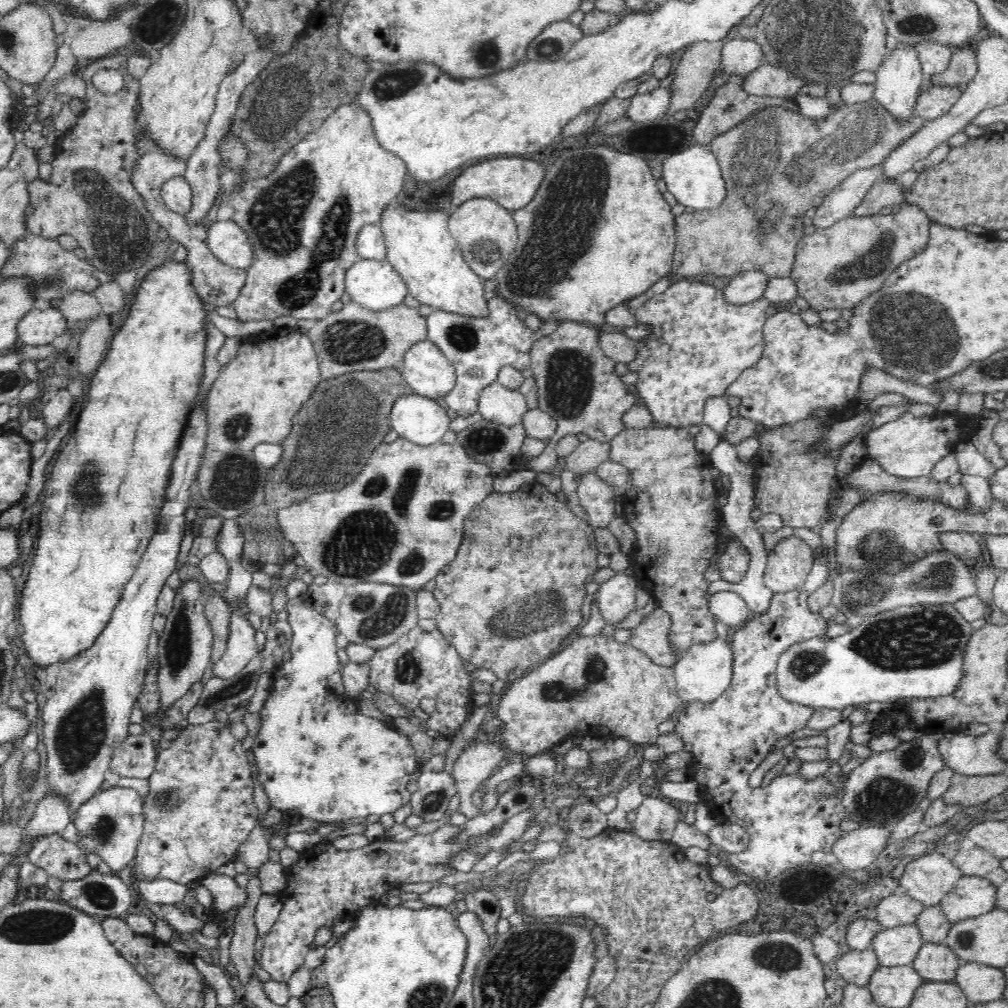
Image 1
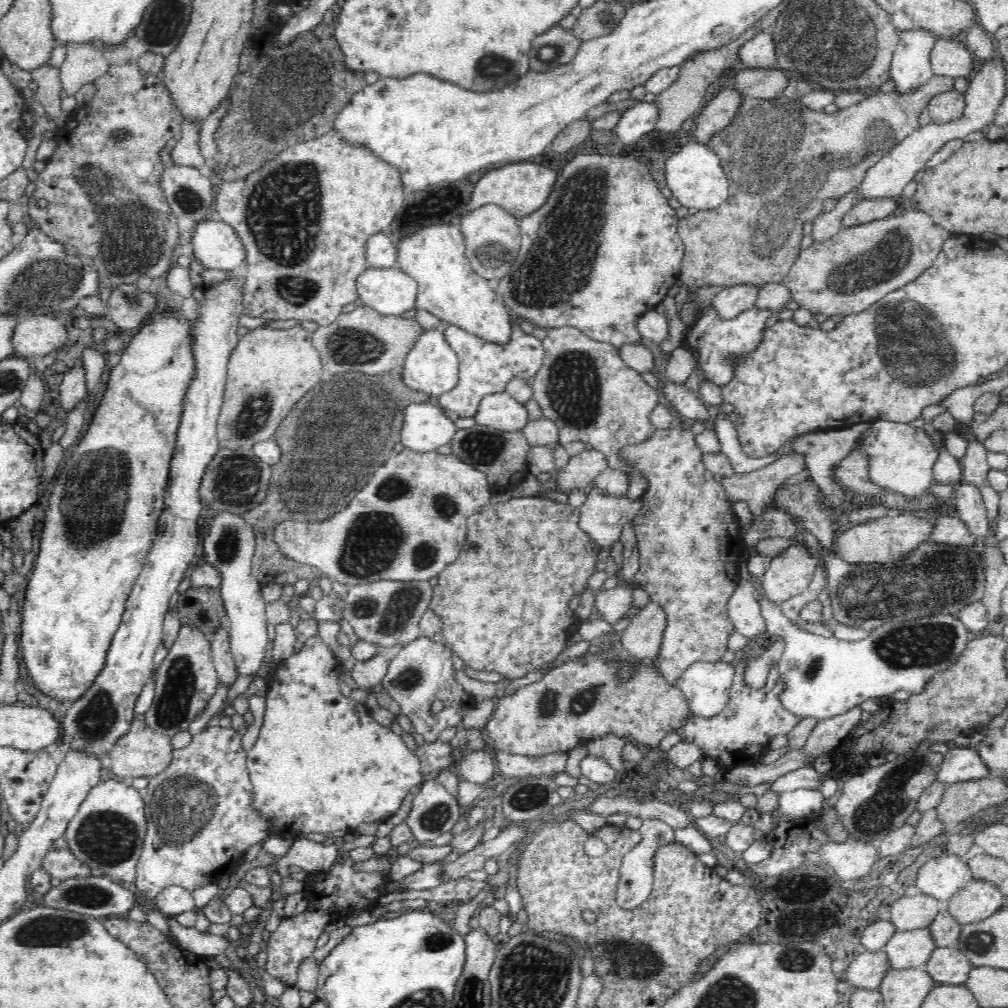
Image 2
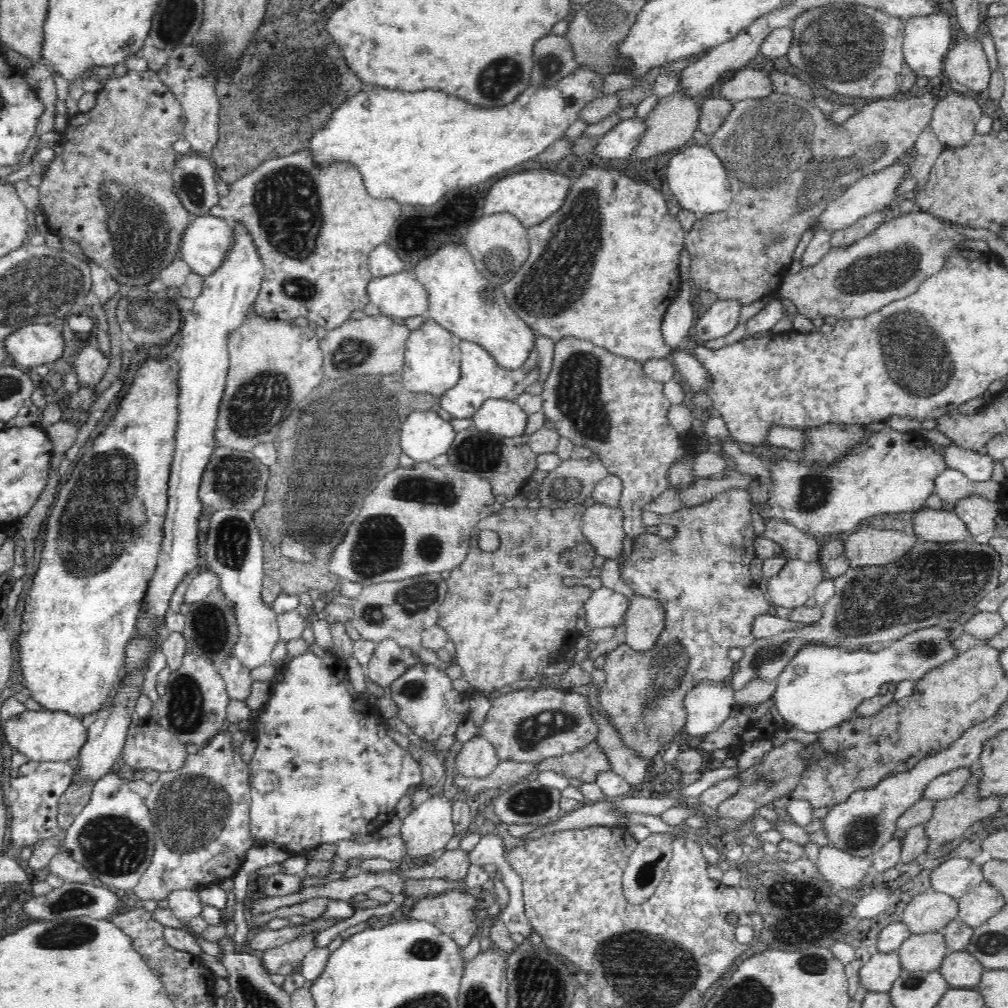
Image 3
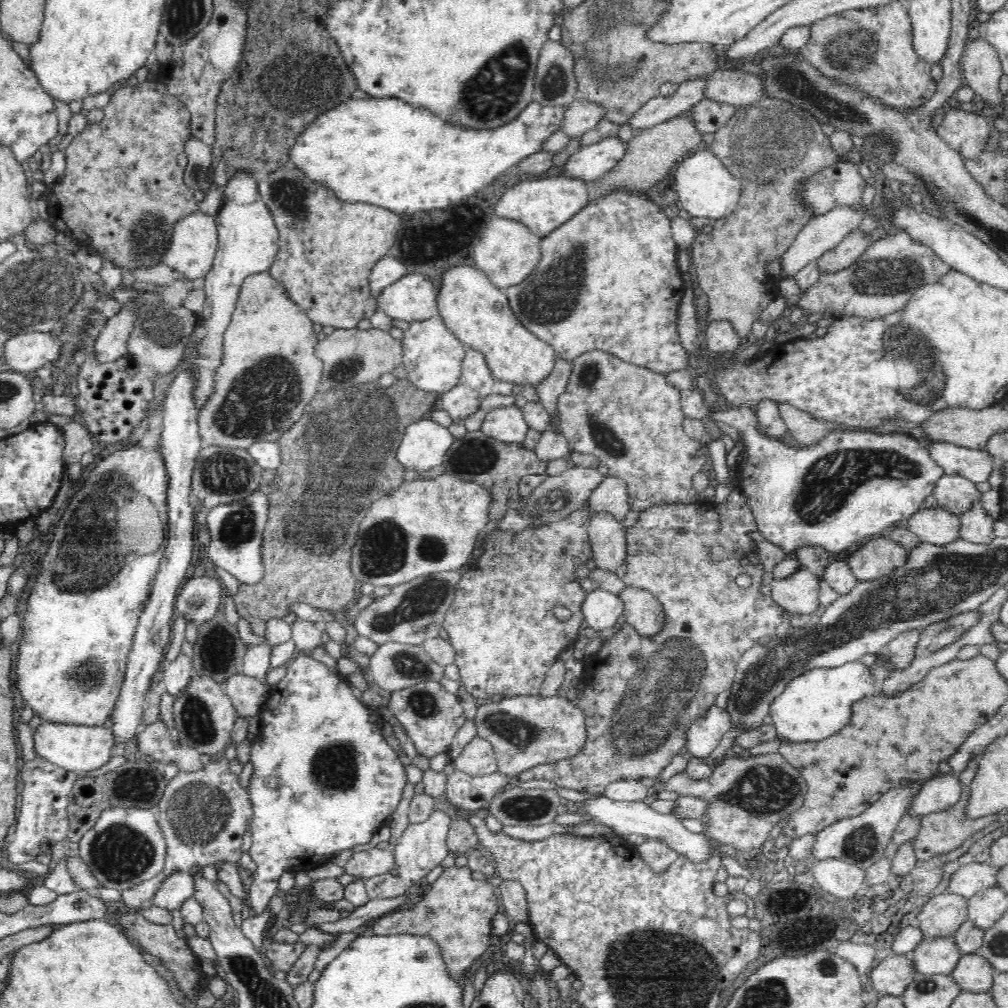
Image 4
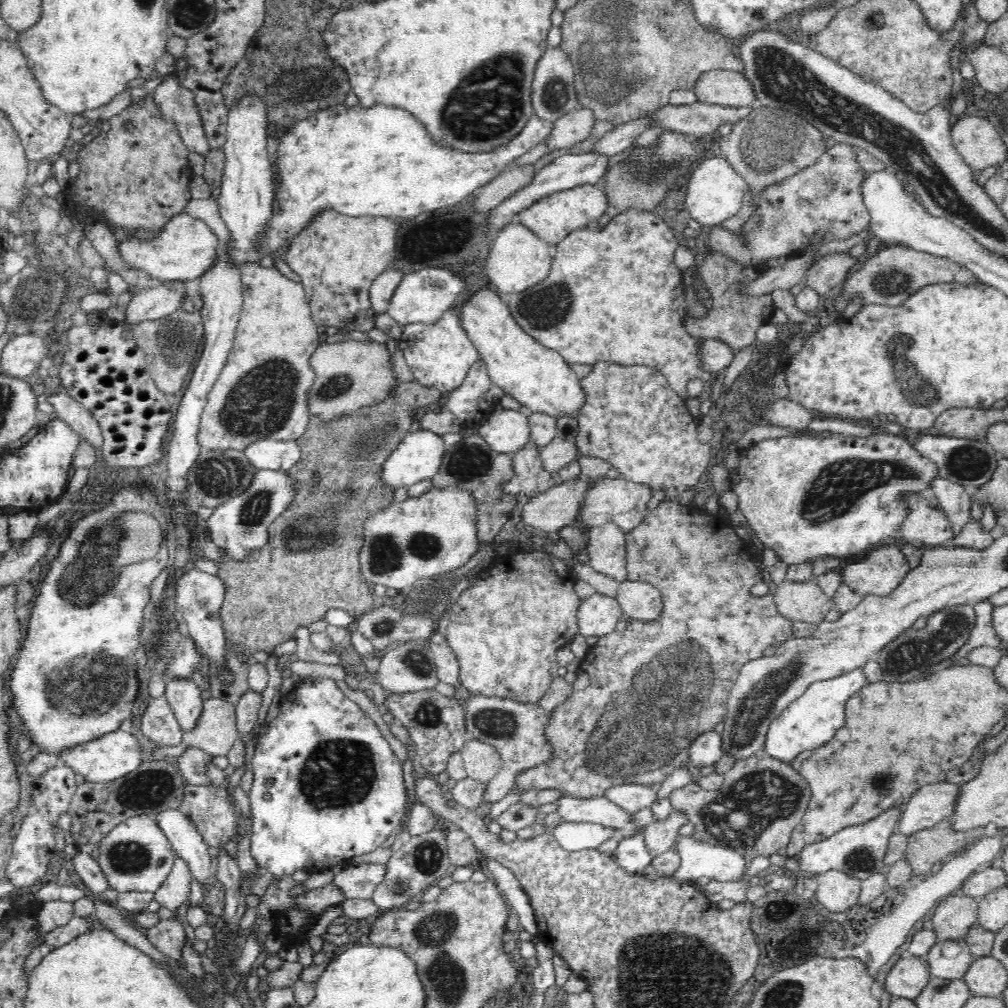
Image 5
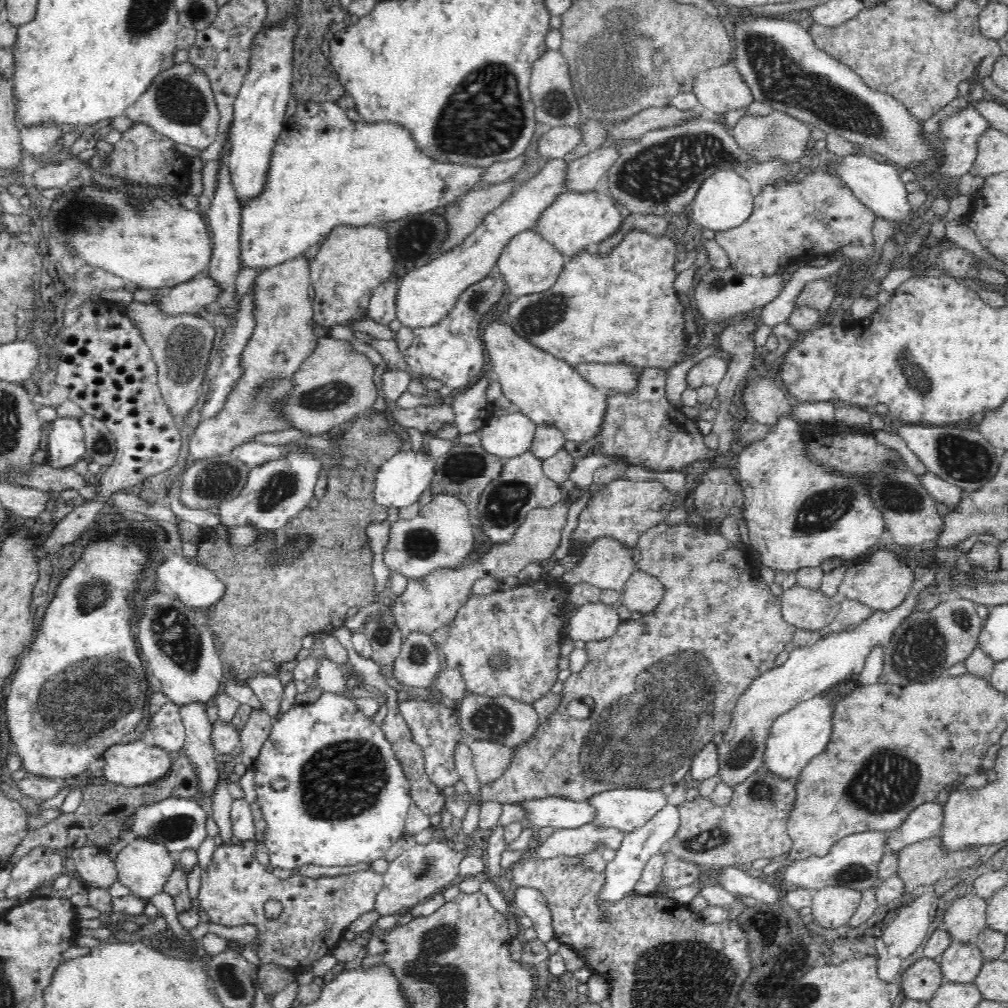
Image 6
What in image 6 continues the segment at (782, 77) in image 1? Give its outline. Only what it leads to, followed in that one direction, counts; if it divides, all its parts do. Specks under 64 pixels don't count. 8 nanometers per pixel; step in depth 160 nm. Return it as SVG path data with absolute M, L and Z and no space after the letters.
M735 60L696 75L692 92L700 107L710 115L723 116L753 102L753 94L736 68Z

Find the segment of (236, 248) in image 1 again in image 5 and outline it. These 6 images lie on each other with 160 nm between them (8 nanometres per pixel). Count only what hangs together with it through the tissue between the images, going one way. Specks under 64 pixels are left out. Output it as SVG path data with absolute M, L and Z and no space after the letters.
M178 214L174 220L166 223L162 232L146 242L142 238L126 238L118 244L120 255L128 266L140 270L160 282L196 280L204 276L214 264L220 252L218 235L202 220L190 217L188 214Z

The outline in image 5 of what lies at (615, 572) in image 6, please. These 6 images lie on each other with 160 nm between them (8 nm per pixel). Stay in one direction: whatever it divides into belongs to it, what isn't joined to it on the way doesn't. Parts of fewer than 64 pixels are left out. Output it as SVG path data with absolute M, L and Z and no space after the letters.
M614 522L589 527L589 566L600 576L626 581L625 532Z

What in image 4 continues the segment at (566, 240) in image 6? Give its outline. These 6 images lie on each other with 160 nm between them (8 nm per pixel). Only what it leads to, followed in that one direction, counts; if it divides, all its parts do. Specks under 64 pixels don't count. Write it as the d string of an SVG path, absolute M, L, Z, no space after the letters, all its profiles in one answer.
M552 172L539 176L536 180L521 180L518 184L506 188L494 206L494 214L518 221L535 235L544 236L552 229L558 228L562 222L570 220L578 210L582 210L590 197L591 187L586 181Z

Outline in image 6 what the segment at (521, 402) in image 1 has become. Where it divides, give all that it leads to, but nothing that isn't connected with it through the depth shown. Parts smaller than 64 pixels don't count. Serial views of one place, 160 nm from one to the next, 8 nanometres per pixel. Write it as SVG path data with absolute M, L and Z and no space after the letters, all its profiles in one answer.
M496 412L478 435L486 451L507 460L530 450L535 425L525 414Z

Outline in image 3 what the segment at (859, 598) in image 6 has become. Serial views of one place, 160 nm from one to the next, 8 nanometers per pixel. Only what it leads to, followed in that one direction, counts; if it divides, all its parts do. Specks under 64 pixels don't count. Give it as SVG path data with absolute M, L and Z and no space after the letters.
M863 525L842 537L850 567L880 566L901 559L914 546L916 531L877 530Z

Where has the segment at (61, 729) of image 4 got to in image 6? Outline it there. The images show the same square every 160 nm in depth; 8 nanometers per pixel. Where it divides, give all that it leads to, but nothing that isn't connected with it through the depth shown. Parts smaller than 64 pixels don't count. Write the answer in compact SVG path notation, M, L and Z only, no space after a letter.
M142 740L128 744L112 743L100 754L102 782L118 786L136 786L160 778L168 769L171 758L157 746L148 746Z

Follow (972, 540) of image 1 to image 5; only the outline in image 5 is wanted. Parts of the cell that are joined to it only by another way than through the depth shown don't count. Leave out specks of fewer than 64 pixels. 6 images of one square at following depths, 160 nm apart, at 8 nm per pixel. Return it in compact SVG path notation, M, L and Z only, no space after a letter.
M922 496L908 498L910 514L900 524L901 540L921 545L947 545L954 538L952 523L948 515L942 510L928 506L928 500Z

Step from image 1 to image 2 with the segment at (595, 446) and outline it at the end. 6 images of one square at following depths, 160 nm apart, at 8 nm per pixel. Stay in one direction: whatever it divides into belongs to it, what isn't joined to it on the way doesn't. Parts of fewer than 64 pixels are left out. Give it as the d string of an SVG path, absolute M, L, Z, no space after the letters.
M584 449L581 453L571 456L564 468L556 469L560 491L575 488L588 489L602 470L609 468L608 459L602 451Z

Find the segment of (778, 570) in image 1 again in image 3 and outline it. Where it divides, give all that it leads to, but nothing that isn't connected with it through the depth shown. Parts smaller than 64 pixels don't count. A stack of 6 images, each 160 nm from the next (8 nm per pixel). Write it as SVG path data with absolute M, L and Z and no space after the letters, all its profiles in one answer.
M790 560L782 570L763 581L762 588L774 608L780 606L785 612L803 606L813 599L816 588L827 578L819 561Z

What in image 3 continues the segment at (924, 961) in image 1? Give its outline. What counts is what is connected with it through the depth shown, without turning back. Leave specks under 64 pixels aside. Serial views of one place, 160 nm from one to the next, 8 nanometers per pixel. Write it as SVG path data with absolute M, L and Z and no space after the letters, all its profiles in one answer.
M966 950L949 951L938 968L949 987L974 989L984 966Z

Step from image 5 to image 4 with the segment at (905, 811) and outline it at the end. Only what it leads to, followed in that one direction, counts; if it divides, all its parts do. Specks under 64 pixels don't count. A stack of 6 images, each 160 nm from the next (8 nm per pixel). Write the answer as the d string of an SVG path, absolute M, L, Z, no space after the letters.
M938 774L926 781L914 798L910 813L922 815L947 809L958 802L961 795L959 775Z

